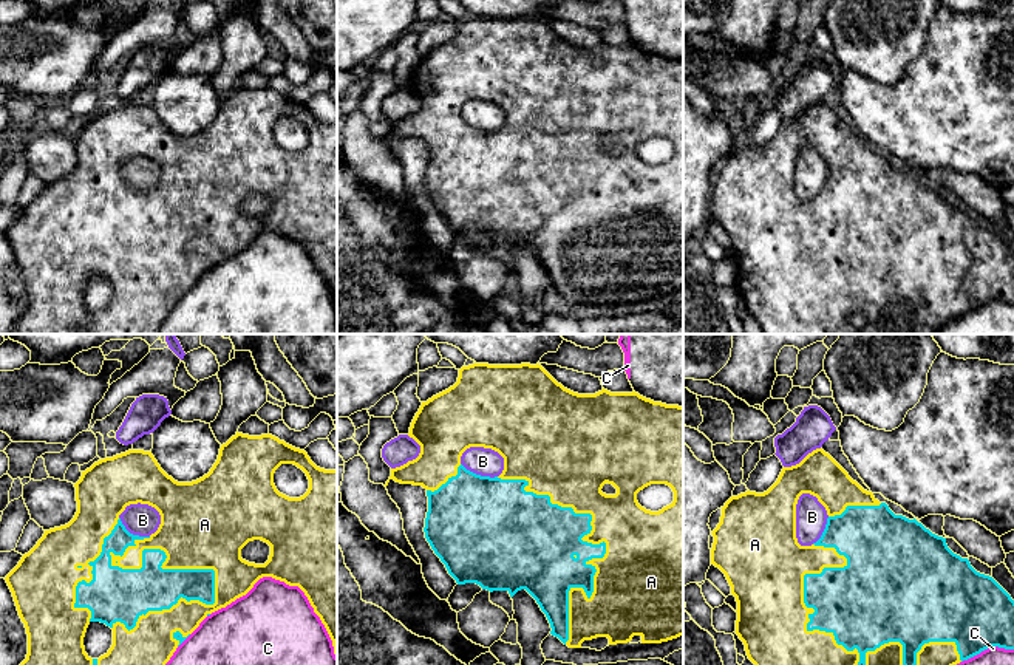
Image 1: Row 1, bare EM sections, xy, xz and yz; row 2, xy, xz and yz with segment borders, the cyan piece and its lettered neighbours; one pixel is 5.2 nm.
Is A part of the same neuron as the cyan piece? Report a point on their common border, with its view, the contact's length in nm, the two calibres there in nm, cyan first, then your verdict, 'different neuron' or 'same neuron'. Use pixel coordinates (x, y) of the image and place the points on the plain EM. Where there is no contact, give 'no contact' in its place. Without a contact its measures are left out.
contact yz (852, 303); length 950 nm; calibres 440 and 440 nm; same neuron

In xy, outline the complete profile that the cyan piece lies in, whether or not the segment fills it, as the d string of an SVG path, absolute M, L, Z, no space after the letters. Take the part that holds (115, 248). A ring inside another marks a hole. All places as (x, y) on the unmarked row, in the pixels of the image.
M236 85L221 99L210 125L196 135L178 136L161 122L151 105L128 104L94 116L74 141L74 172L45 184L5 232L28 288L26 312L11 334L158 334L176 302L207 269L246 249L263 230L305 246L337 311L337 124L317 121L305 104L269 87L249 90ZM281 118L294 118L306 127L309 142L303 150L289 152L277 144L274 127ZM138 156L155 161L161 169L161 178L150 190L130 187L119 172L127 159ZM254 193L271 200L264 218L241 212L241 203ZM91 275L113 283L113 298L99 312L91 312L83 300Z

